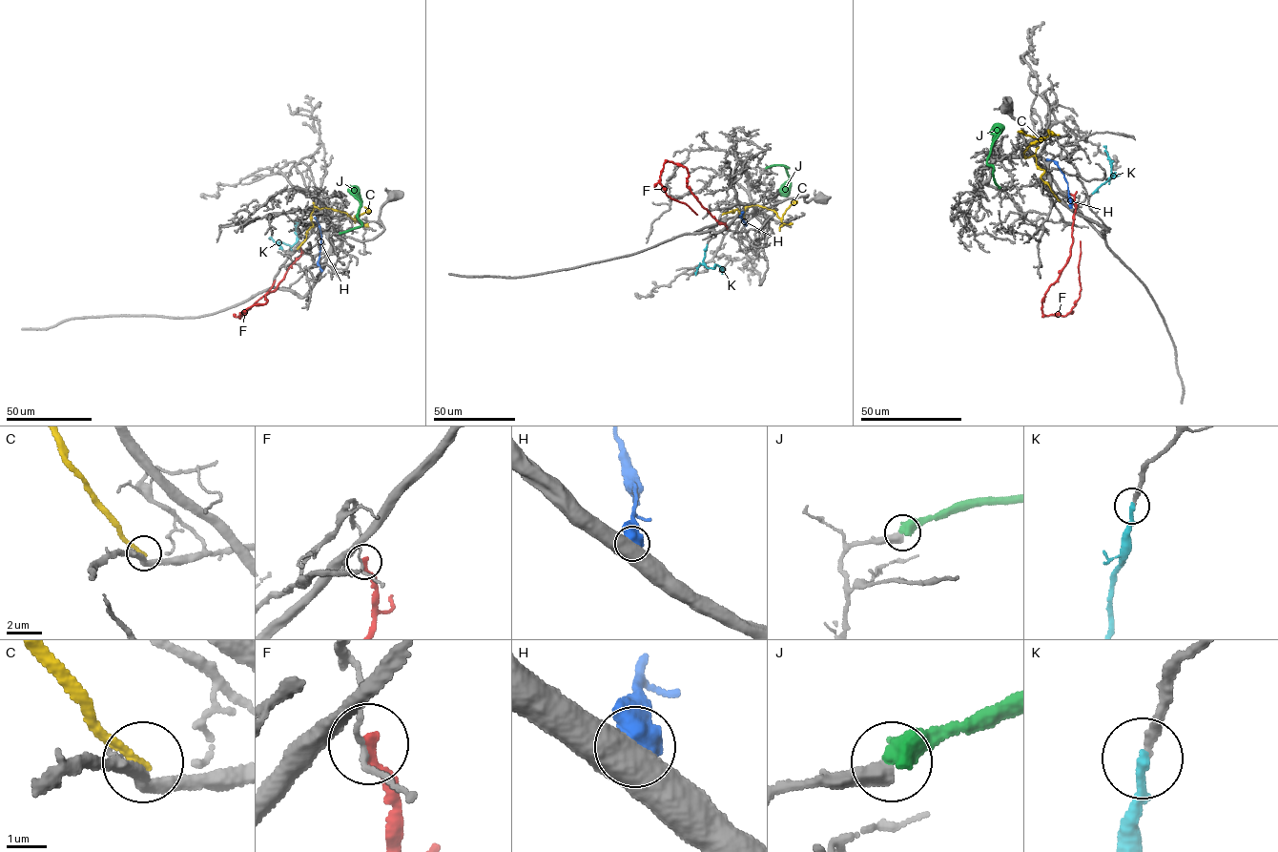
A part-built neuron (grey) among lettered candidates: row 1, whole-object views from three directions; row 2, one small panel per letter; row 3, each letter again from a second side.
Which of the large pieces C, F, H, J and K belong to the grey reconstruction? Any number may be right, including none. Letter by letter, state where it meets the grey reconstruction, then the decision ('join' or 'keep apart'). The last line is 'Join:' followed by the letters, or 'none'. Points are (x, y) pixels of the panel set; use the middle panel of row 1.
C: meets grey at (722, 215); keep apart
F: meets grey at (725, 223); keep apart
H: meets grey at (742, 212); keep apart
J: meets grey at (766, 168); keep apart
K: meets grey at (707, 244); join
Join: K

